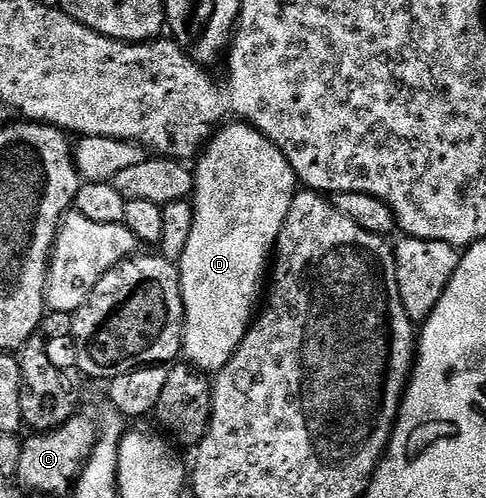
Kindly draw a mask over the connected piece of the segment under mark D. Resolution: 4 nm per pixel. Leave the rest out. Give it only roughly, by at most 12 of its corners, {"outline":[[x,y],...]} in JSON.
{"outline":[[256,127],[193,170],[182,354],[218,373],[257,314],[297,194]]}

